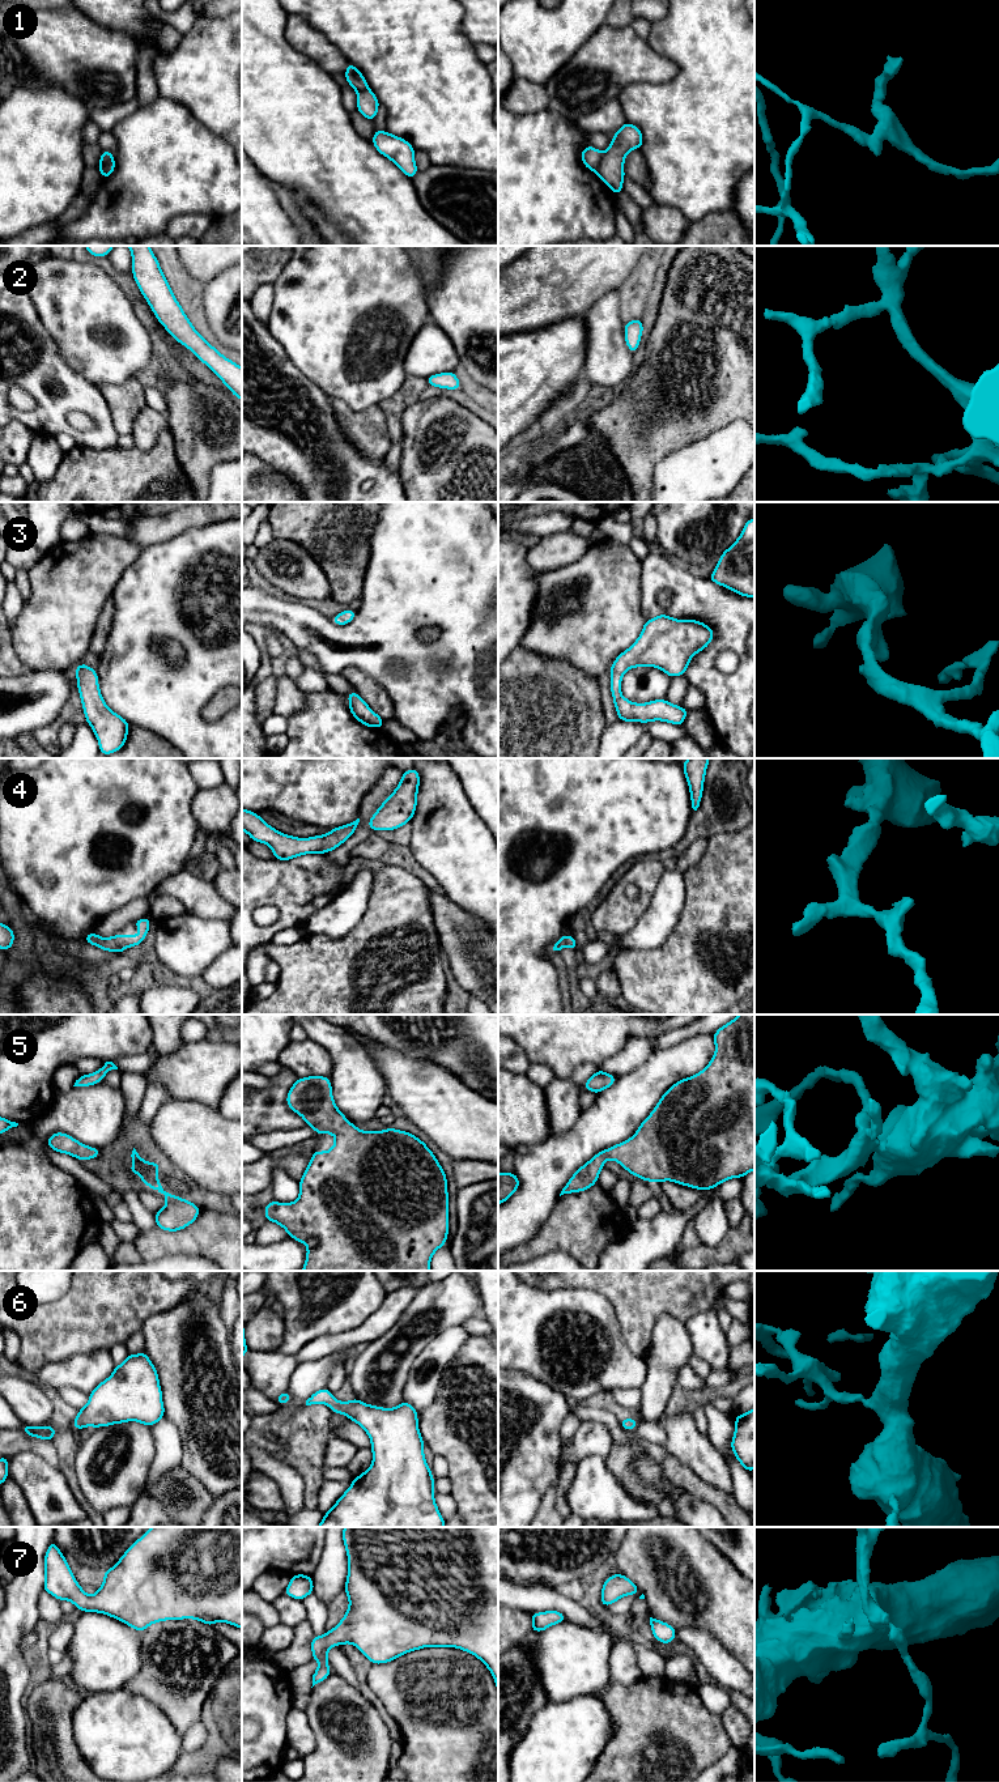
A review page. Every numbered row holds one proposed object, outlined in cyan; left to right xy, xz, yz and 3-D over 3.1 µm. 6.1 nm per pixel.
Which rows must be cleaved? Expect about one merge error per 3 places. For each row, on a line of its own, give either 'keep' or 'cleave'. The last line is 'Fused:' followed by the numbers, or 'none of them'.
1: cleave
2: keep
3: keep
4: keep
5: keep
6: keep
7: keep
Fused: 1

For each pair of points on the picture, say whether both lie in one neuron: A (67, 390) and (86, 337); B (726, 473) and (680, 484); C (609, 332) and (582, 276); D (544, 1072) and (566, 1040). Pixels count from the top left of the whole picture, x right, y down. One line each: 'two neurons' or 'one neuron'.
A: two neurons
B: one neuron
C: two neurons
D: two neurons

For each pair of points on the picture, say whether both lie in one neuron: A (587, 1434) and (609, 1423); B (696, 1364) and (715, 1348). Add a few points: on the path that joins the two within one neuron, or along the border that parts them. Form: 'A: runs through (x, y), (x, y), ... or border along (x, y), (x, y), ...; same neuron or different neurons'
A: border along (582, 1420), (600, 1421), (607, 1428), (613, 1444); different neurons
B: border along (694, 1355), (711, 1369); different neurons

